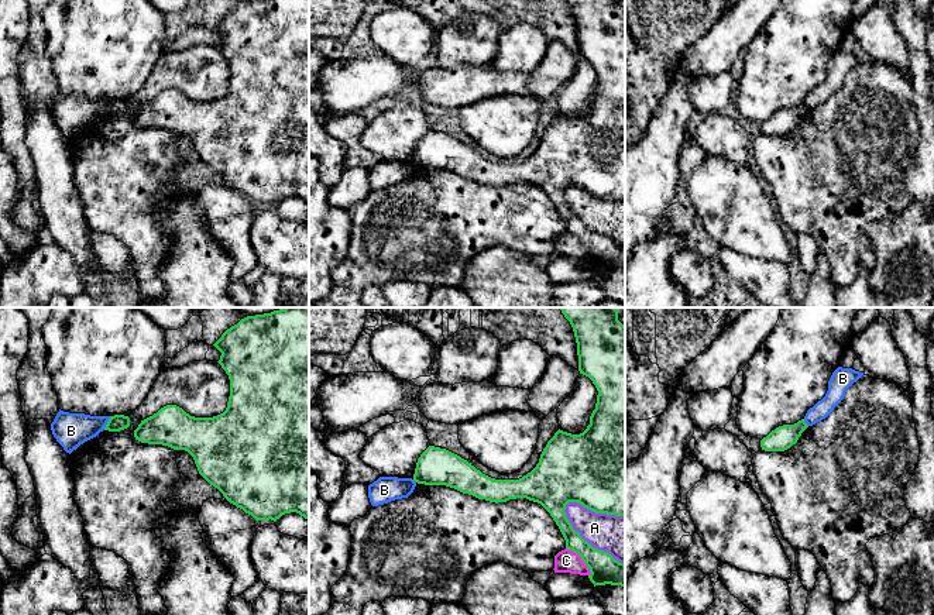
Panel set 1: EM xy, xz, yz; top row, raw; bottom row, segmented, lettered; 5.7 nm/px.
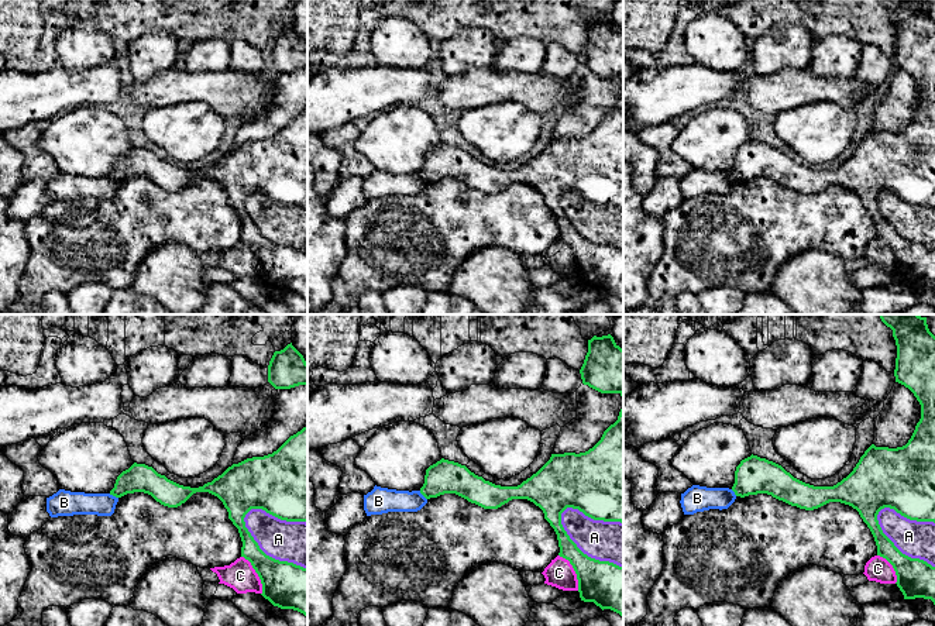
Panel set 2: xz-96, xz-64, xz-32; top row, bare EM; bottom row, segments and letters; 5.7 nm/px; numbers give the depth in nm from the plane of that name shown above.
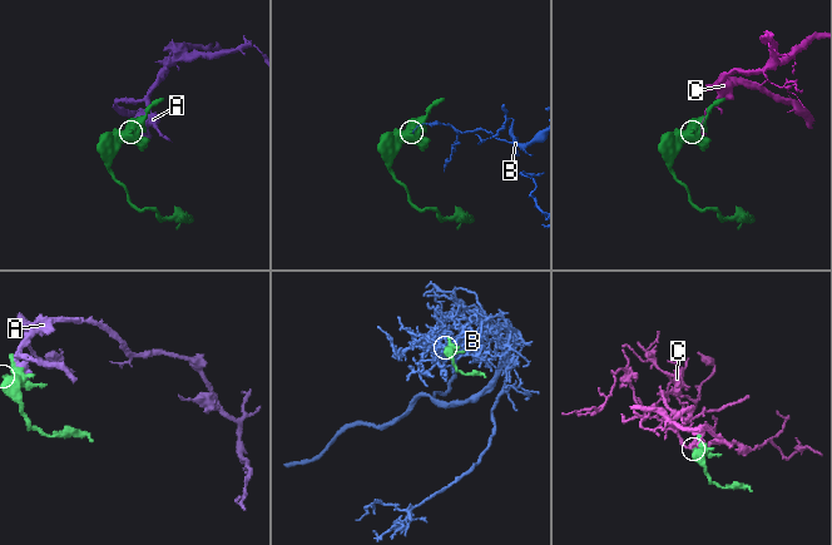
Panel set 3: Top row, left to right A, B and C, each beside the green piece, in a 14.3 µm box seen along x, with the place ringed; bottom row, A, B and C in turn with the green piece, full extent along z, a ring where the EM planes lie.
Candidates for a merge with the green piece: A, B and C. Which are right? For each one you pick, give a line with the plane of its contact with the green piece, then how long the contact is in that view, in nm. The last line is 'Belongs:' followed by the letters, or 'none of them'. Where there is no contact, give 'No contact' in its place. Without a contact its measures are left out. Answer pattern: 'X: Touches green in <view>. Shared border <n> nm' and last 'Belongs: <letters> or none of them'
Belongs: none of them

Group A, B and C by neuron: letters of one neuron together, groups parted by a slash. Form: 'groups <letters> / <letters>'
groups A / B / C

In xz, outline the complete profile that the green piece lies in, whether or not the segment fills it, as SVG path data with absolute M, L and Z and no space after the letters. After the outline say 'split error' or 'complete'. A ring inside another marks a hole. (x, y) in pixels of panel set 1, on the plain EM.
M564 0L574 16L578 55L595 69L598 79L590 109L580 118L557 114L543 133L536 151L519 164L495 164L460 140L429 130L418 142L413 165L425 169L446 169L490 186L526 182L540 188L559 210L566 233L577 237L590 252L595 269L625 272L625 248L608 236L598 234L576 216L566 200L566 189L577 186L595 197L625 200L625 10L618 0Z; complete

